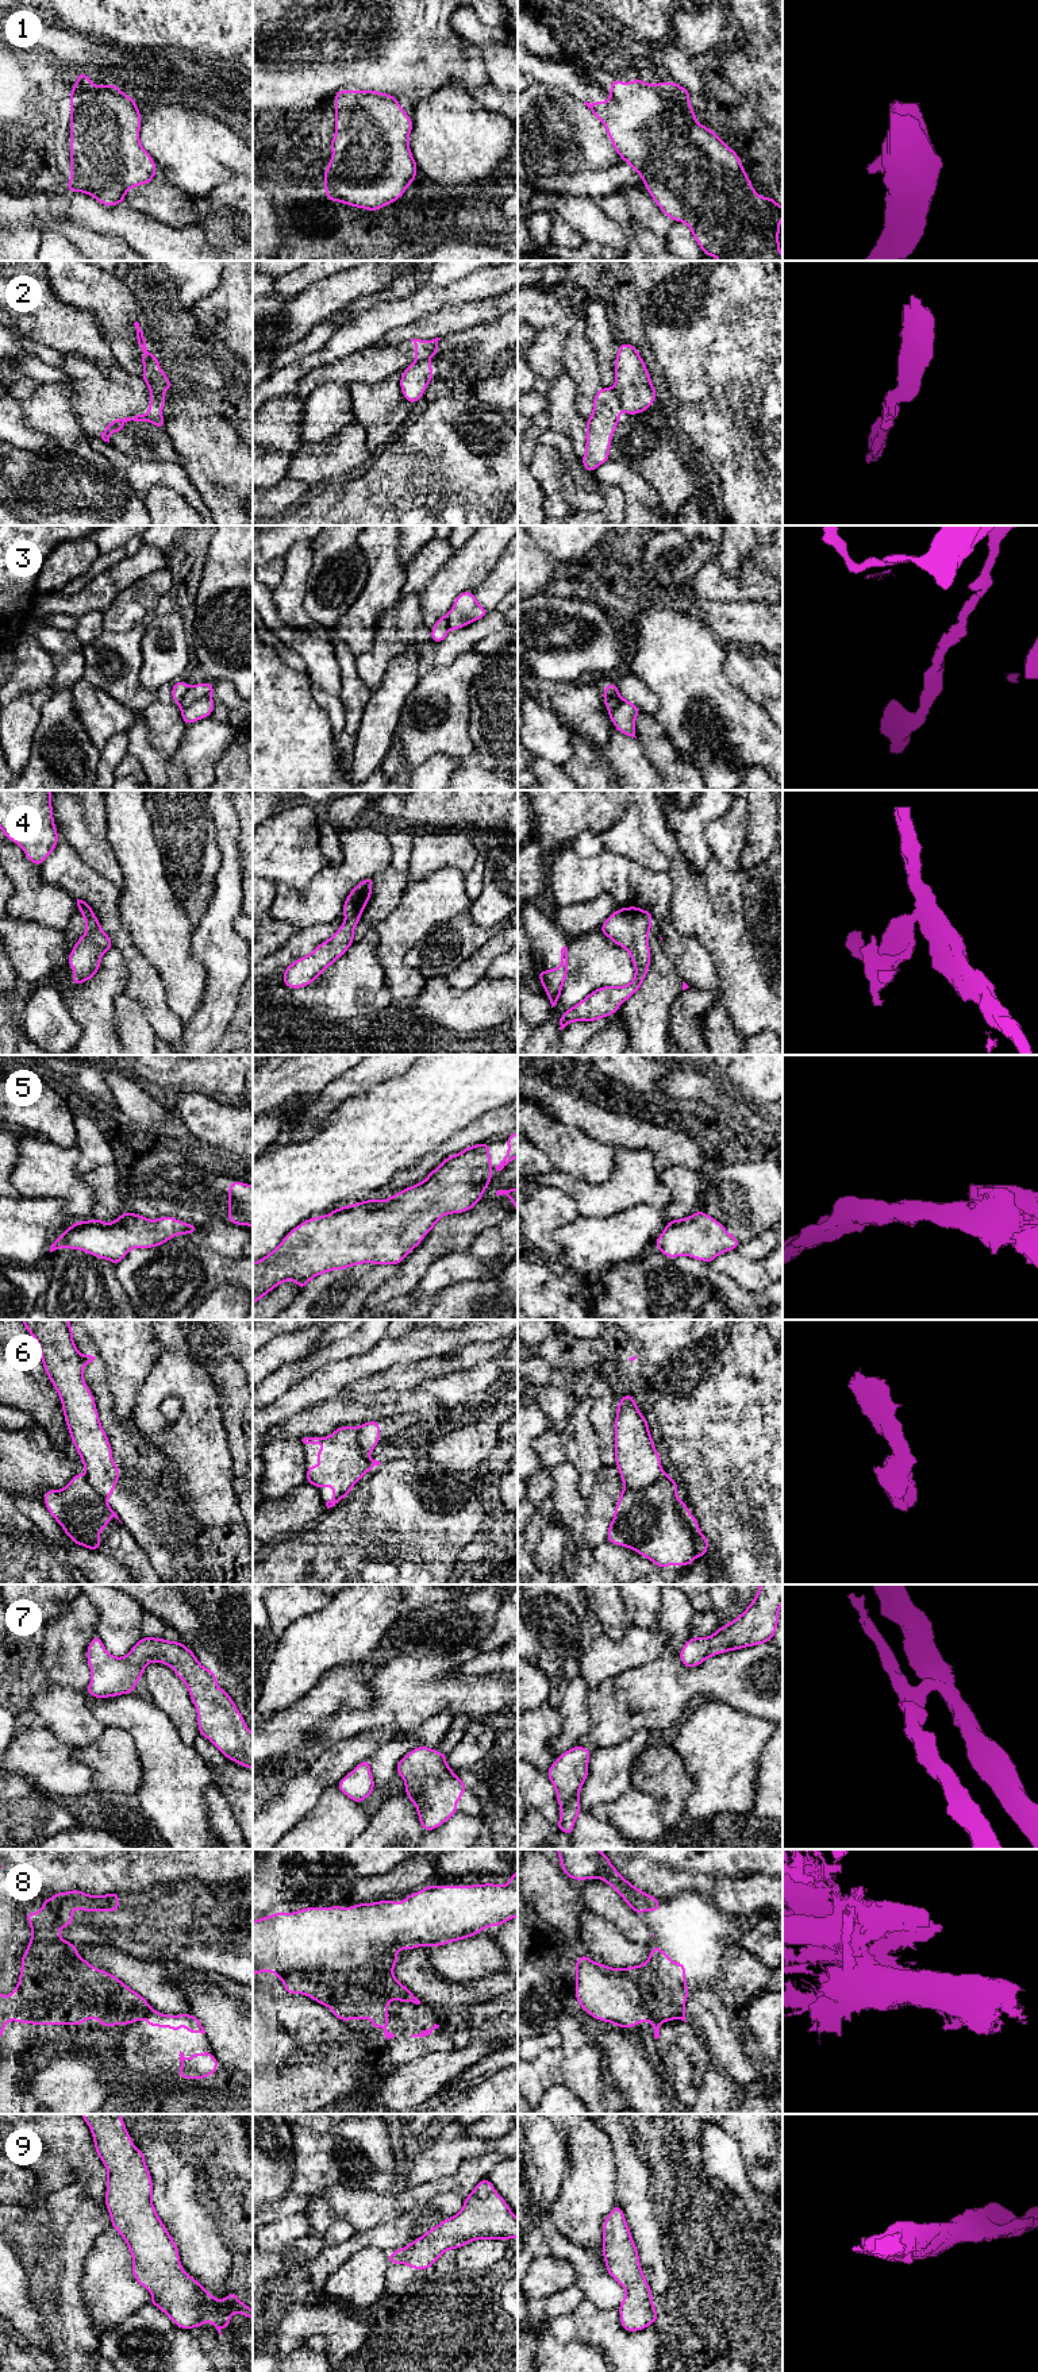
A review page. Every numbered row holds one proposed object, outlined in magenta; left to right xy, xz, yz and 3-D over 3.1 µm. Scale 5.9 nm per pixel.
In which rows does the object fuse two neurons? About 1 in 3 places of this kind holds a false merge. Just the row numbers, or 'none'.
2, 3, 4, 6, 8

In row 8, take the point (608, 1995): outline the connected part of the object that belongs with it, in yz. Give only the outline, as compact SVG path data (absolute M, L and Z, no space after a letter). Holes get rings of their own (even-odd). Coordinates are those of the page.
M578 1956L577 1980L574 1995L581 2006L591 2017L610 2022L619 2028L634 2028L641 2021L646 2021L646 2015L653 2018L669 2018L668 2010L656 2001L649 1992L649 1979L656 1976L656 1971L650 1971L647 1965L641 1967L631 1980L626 1975L614 1971L603 1963L593 1963L589 1956Z

